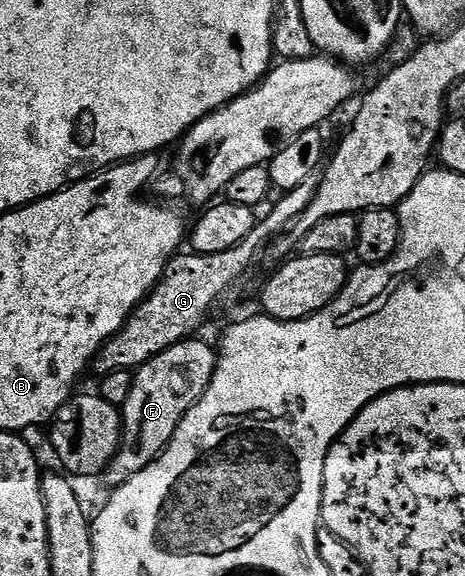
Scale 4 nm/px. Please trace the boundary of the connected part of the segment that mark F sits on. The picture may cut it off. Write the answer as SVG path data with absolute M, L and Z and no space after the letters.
M189 339L162 351L135 370L132 390L122 407L122 440L120 448L106 470L109 486L126 483L164 452L176 428L200 397L208 390L216 370L217 350L204 341Z

